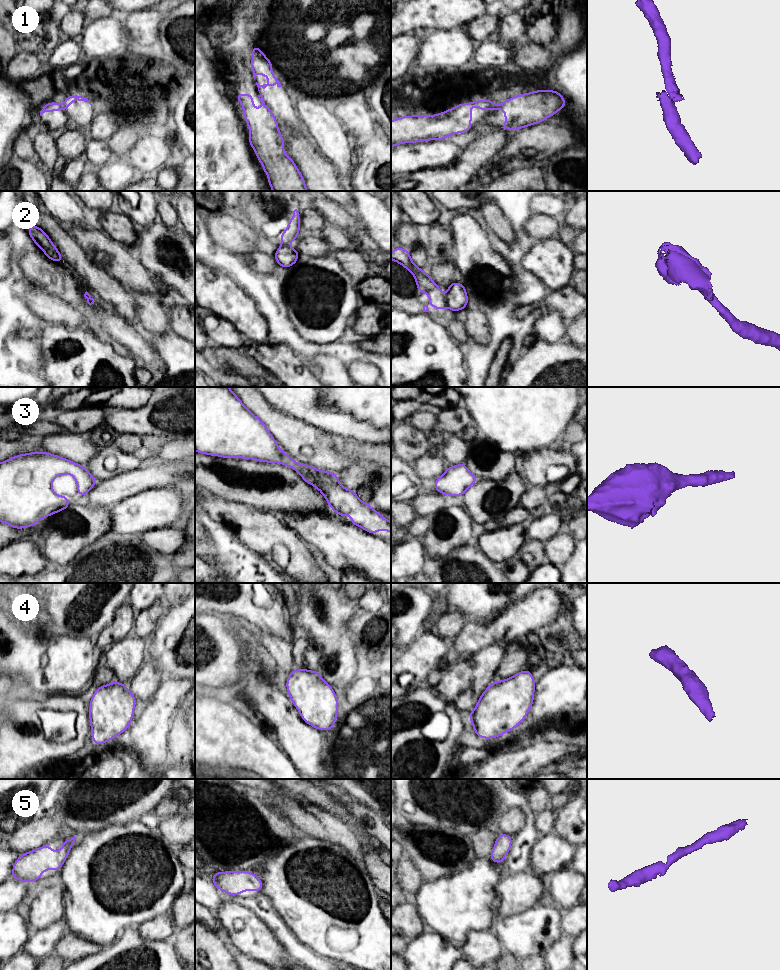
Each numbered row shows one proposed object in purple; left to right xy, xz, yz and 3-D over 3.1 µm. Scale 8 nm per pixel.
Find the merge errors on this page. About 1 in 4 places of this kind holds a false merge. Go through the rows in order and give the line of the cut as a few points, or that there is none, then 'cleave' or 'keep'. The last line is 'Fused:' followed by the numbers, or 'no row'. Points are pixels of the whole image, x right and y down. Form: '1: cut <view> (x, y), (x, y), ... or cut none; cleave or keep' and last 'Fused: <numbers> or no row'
1: cut xz (260, 98), (263, 101); cleave
2: cut yz (445, 297), (447, 305); cleave
3: cut none; keep
4: cut none; keep
5: cut none; keep
Fused: 1, 2

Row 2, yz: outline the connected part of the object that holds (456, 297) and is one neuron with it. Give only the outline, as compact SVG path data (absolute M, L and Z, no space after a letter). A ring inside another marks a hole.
M452 282L447 290L446 295L447 306L453 312L465 309L469 300L465 285L457 282Z

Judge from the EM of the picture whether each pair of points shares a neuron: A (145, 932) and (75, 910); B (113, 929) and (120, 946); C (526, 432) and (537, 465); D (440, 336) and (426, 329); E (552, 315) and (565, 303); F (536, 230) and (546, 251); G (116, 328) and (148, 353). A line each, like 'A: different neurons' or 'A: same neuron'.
A: different neurons
B: different neurons
C: different neurons
D: same neuron
E: different neurons
F: different neurons
G: same neuron

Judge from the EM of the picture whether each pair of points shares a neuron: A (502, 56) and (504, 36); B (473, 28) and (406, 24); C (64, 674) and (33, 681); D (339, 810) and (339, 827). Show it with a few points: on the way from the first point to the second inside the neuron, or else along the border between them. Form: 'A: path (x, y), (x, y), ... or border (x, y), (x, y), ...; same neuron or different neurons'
A: border (498, 40), (507, 46), (513, 46), (517, 50); different neurons
B: border (485, 14), (468, 21), (464, 25); different neurons
C: path (56, 680), (46, 684), (41, 683); same neuron
D: border (321, 808), (336, 816); different neurons

